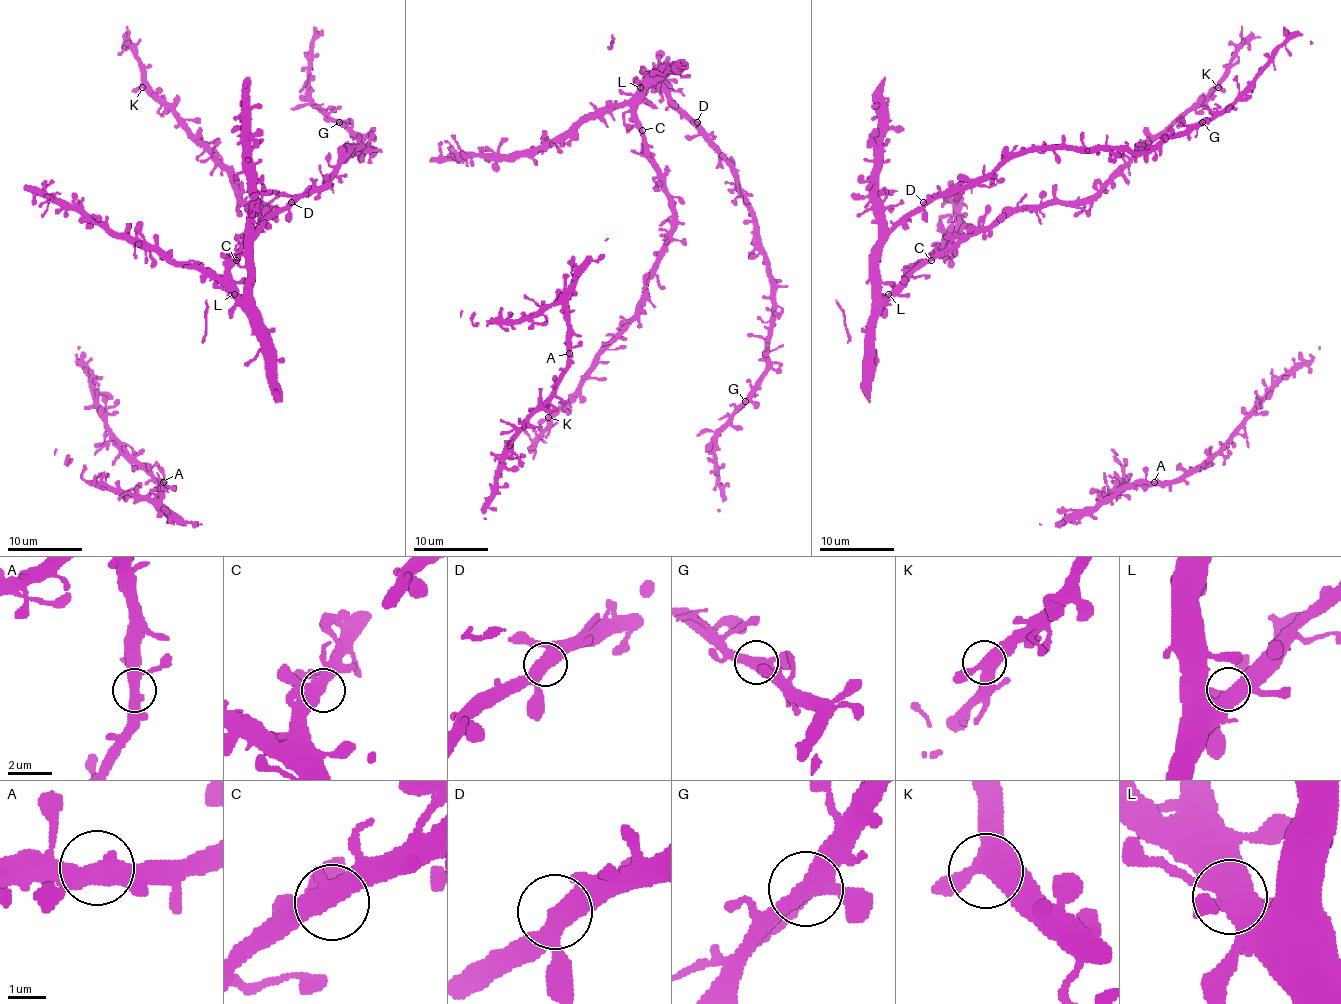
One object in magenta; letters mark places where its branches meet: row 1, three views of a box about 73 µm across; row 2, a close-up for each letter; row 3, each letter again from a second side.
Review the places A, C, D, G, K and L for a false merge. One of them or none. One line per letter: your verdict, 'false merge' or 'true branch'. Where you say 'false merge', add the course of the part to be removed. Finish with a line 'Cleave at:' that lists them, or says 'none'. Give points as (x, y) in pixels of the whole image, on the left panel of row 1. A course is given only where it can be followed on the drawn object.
A: true branch
C: true branch
D: true branch
G: true branch
K: true branch
L: true branch
Cleave at: none

